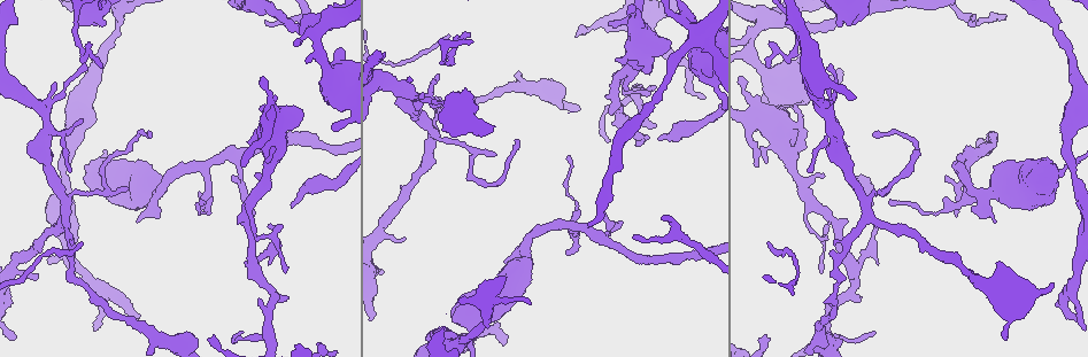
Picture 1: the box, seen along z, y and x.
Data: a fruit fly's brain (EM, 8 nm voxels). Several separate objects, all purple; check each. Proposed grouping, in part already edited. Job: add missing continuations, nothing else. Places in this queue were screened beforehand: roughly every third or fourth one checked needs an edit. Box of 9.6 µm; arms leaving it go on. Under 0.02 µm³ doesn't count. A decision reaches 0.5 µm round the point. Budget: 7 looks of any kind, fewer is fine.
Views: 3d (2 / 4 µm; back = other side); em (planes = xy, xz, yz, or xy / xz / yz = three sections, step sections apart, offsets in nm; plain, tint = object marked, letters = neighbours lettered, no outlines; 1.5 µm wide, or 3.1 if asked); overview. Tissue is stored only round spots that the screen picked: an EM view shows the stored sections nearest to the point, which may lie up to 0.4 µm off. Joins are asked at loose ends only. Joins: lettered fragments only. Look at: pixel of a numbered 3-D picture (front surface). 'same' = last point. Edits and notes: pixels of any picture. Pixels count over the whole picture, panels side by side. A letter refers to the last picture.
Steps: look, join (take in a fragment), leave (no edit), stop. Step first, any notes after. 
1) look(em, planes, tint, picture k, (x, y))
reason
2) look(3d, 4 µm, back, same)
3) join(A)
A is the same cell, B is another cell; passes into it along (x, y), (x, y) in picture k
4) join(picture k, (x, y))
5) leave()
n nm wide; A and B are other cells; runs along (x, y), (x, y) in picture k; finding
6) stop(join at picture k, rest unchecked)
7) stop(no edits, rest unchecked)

look(3d, 4 µm, picture 1, (606, 141))
tapers out

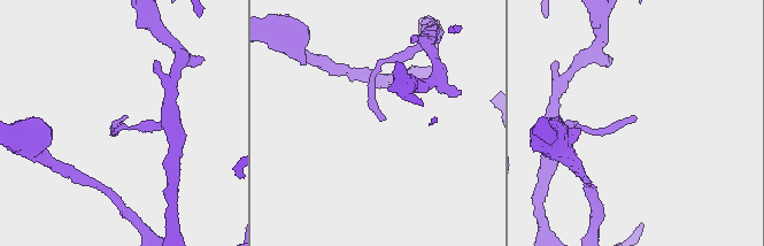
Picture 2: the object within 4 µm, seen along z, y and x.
look(em, planes, letters, picture 2, (381, 119))

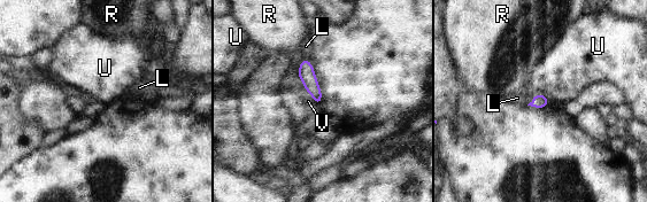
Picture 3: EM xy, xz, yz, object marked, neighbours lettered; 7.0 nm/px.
leave()
U touches over 120 nm; L, R, U and V are other cells; border along (536, 94), (542, 94), (549, 101) in picture 3; no lettered fragment goes on from it

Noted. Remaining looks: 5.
look(3d, 2 µm, picture 1, (207, 339))
free end

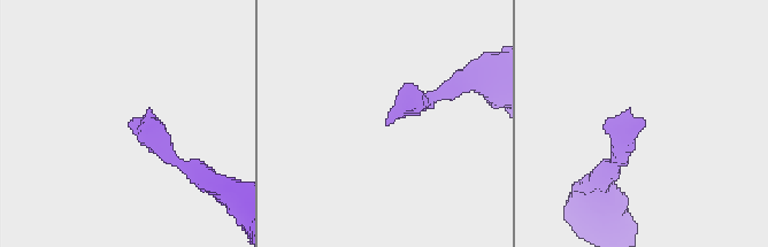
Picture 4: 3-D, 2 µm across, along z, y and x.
look(em, planes, letters, picture 4, (130, 124))
now the EM

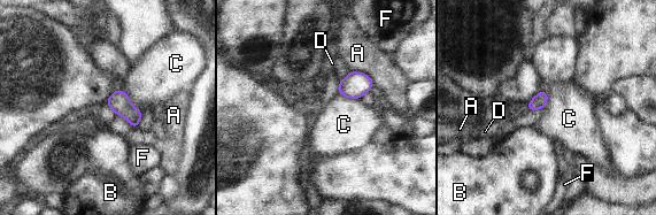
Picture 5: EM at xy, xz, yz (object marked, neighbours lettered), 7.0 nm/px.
leave()
100 nm wide; A, B, C, D and F are other cells; none of them fits

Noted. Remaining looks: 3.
look(em, planes, tint, picture 1, (971, 20))
tapers out

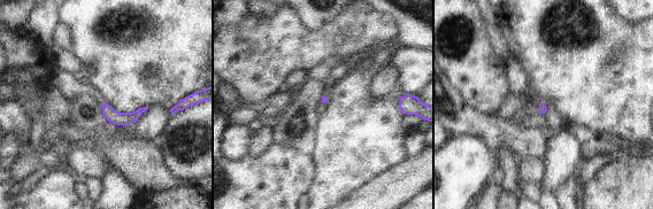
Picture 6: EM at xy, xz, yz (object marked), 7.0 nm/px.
look(em, planes, letters, same)
see the neighbours

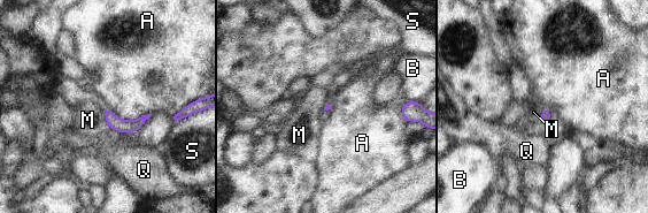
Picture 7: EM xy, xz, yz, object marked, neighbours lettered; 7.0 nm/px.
leave()
A, B, M, Q and S are other cells; border along (103, 107), (129, 120), (151, 114) in picture 7; none of them fits

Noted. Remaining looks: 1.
stop(no edits, rest unchecked)

